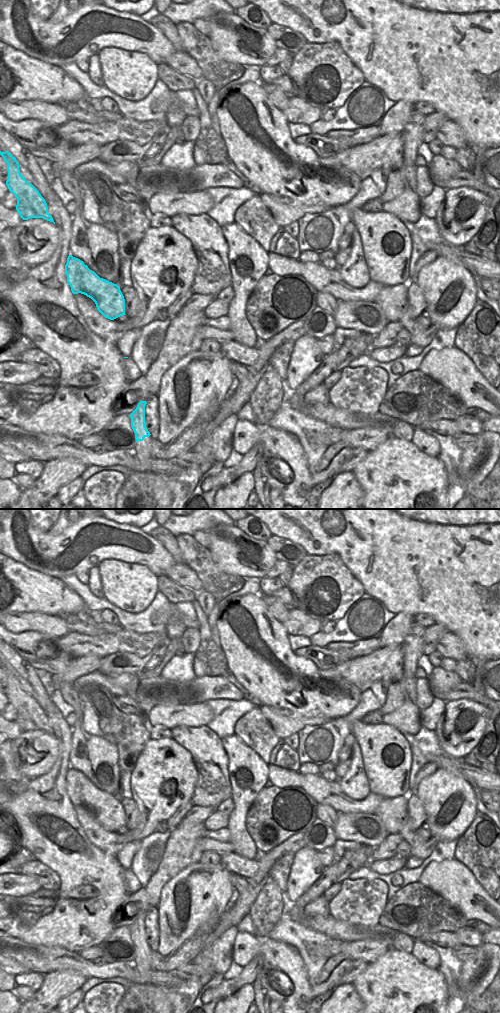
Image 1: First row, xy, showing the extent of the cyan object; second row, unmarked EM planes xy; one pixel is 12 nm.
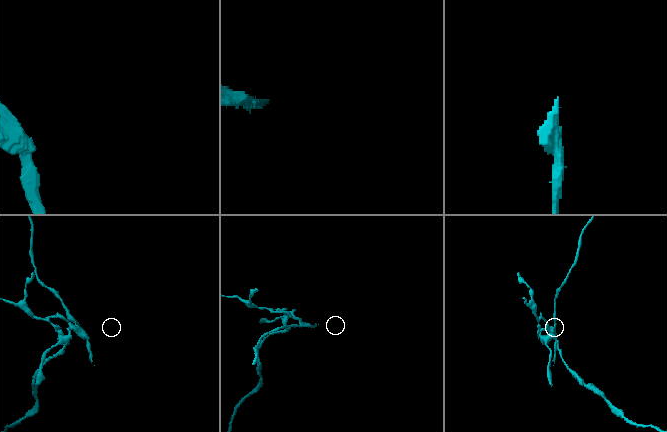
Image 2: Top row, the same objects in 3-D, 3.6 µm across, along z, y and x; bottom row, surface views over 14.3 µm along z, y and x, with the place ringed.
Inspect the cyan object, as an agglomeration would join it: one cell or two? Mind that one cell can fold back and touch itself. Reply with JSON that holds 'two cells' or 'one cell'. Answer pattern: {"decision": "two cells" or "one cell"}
{"decision": "two cells"}

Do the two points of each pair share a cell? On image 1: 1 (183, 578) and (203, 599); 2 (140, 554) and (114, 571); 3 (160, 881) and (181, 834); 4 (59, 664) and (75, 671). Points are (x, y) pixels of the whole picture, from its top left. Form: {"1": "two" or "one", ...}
{"1": "two", "2": "two", "3": "one", "4": "two"}

